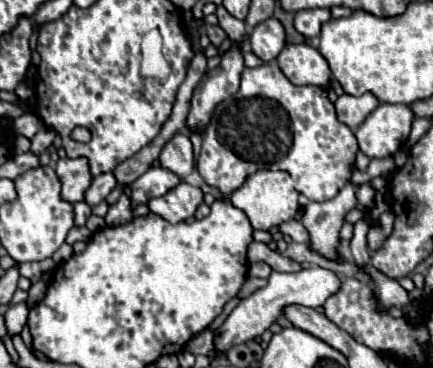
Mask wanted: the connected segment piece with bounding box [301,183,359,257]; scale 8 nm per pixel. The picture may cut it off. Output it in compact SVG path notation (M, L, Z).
M347 183L337 197L323 203L307 203L307 211L303 215L303 225L307 227L311 239L311 247L317 249L325 257L337 257L339 245L339 229L343 225L343 217L357 205L359 185Z

